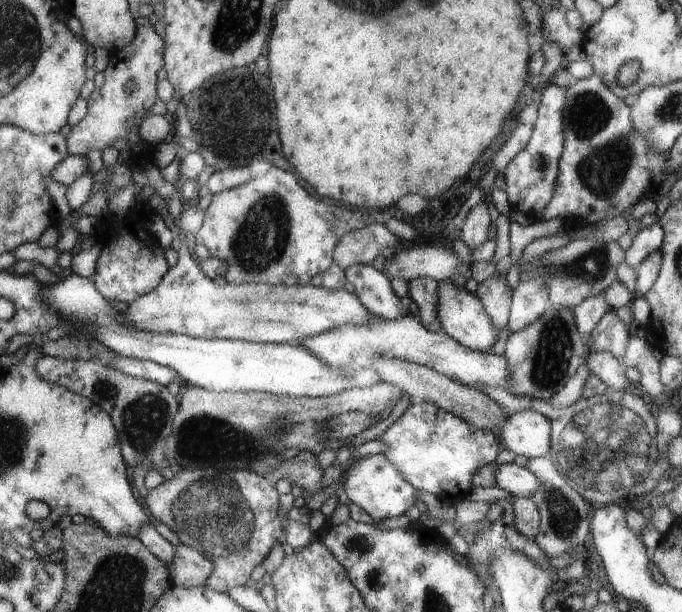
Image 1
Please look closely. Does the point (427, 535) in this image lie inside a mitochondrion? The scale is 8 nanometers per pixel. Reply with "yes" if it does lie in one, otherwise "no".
no

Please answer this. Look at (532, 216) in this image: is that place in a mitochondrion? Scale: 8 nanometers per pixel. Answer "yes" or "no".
no

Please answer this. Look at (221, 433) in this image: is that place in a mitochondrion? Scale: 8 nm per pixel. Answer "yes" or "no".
yes

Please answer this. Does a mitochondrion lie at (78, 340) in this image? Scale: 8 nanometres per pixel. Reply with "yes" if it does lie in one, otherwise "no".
no

